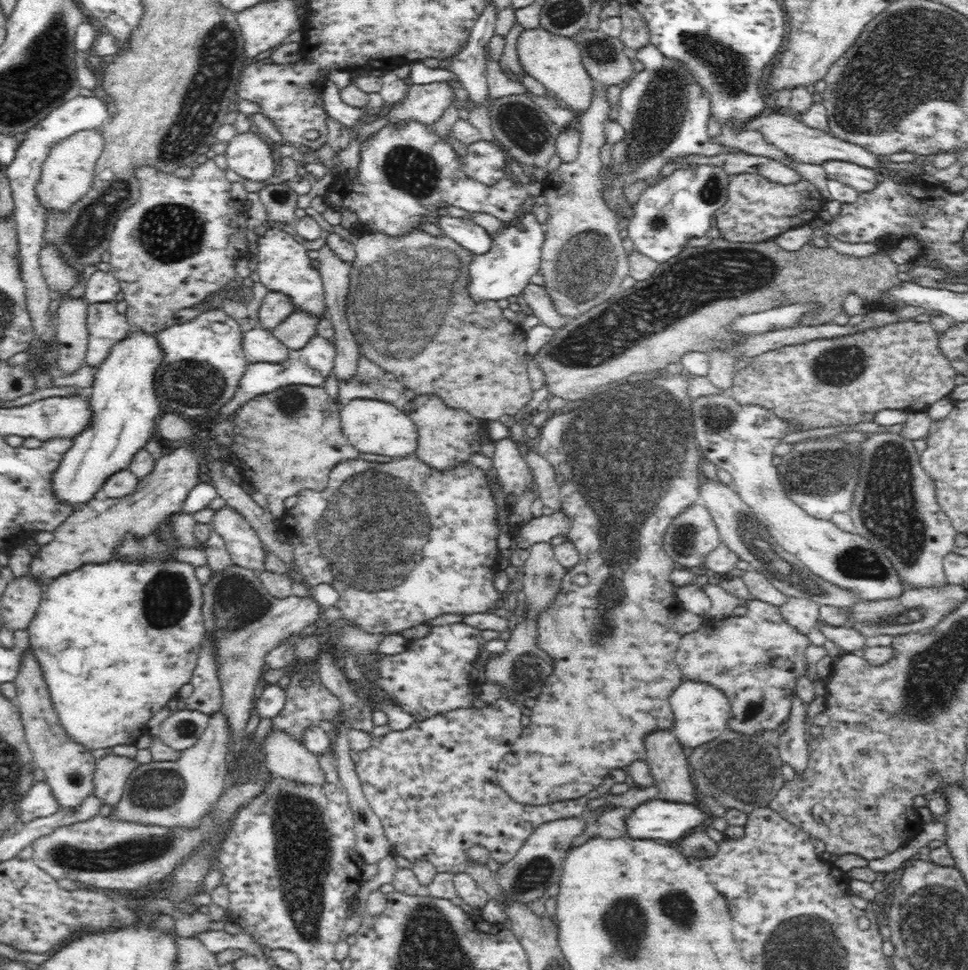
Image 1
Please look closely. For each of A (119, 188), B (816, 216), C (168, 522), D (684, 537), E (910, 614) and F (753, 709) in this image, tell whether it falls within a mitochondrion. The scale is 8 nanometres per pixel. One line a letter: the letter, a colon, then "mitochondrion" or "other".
A: mitochondrion
B: other
C: other
D: mitochondrion
E: mitochondrion
F: mitochondrion

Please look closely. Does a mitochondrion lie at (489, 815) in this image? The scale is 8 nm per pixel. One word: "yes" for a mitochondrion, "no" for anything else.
yes

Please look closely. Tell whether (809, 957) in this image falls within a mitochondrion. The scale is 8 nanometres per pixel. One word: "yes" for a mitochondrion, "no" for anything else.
yes

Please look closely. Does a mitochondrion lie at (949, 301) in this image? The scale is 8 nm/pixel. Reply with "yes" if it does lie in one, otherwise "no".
no

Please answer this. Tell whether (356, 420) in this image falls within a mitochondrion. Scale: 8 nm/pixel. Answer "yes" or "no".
no

